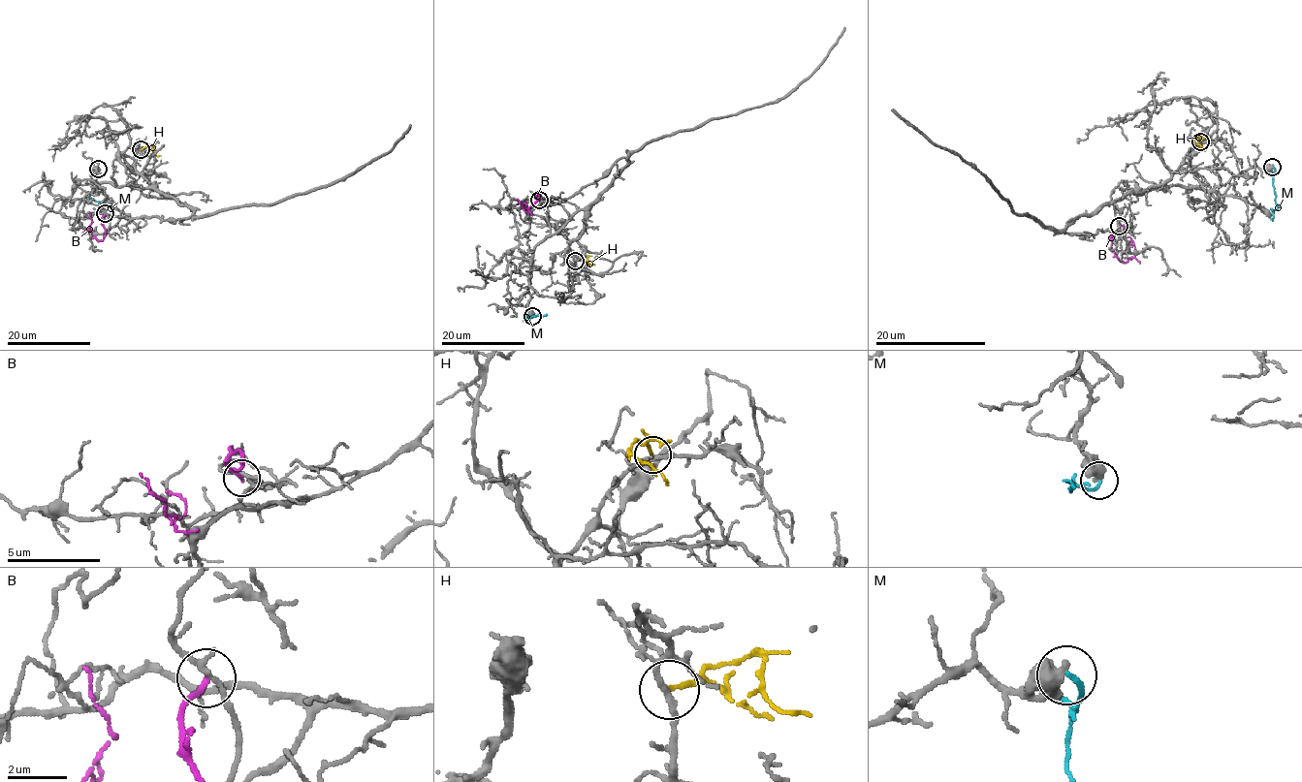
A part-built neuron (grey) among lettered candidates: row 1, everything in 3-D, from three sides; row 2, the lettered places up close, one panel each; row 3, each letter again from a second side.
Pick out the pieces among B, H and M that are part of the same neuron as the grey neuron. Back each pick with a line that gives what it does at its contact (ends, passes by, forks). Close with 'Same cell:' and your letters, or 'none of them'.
M: it ends
Same cell: M

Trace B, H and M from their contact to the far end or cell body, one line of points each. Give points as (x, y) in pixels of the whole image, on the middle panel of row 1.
B: (540, 200), (536, 196), (540, 195), (527, 212), (523, 210), (527, 204), (523, 202)
H: (575, 261), (586, 256), (590, 265), (595, 265)
M: (532, 315), (525, 315), (523, 318), (547, 314)

